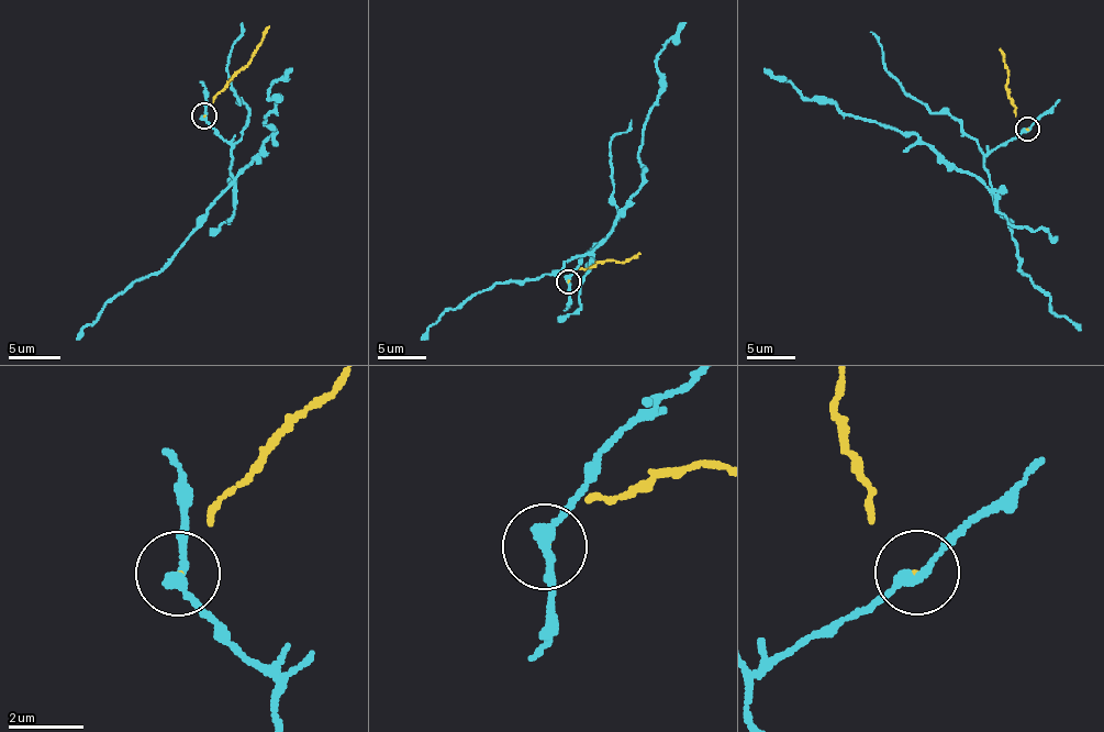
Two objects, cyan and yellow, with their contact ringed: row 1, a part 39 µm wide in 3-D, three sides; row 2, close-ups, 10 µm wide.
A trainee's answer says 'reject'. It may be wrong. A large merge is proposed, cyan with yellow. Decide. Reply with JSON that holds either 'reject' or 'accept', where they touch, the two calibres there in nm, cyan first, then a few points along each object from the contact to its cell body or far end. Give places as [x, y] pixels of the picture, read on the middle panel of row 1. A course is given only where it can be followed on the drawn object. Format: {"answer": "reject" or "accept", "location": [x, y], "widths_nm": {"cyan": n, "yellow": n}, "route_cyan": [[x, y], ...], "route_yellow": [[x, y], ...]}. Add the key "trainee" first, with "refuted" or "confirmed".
{"trainee": "confirmed", "answer": "reject", "location": [568, 281], "widths_nm": {"cyan": 280, "yellow": 50}, "route_cyan": [[568, 280], [643, 182], [639, 145], [659, 91], [657, 62], [684, 23]], "route_yellow": [[568, 280], [579, 269], [640, 254]]}

